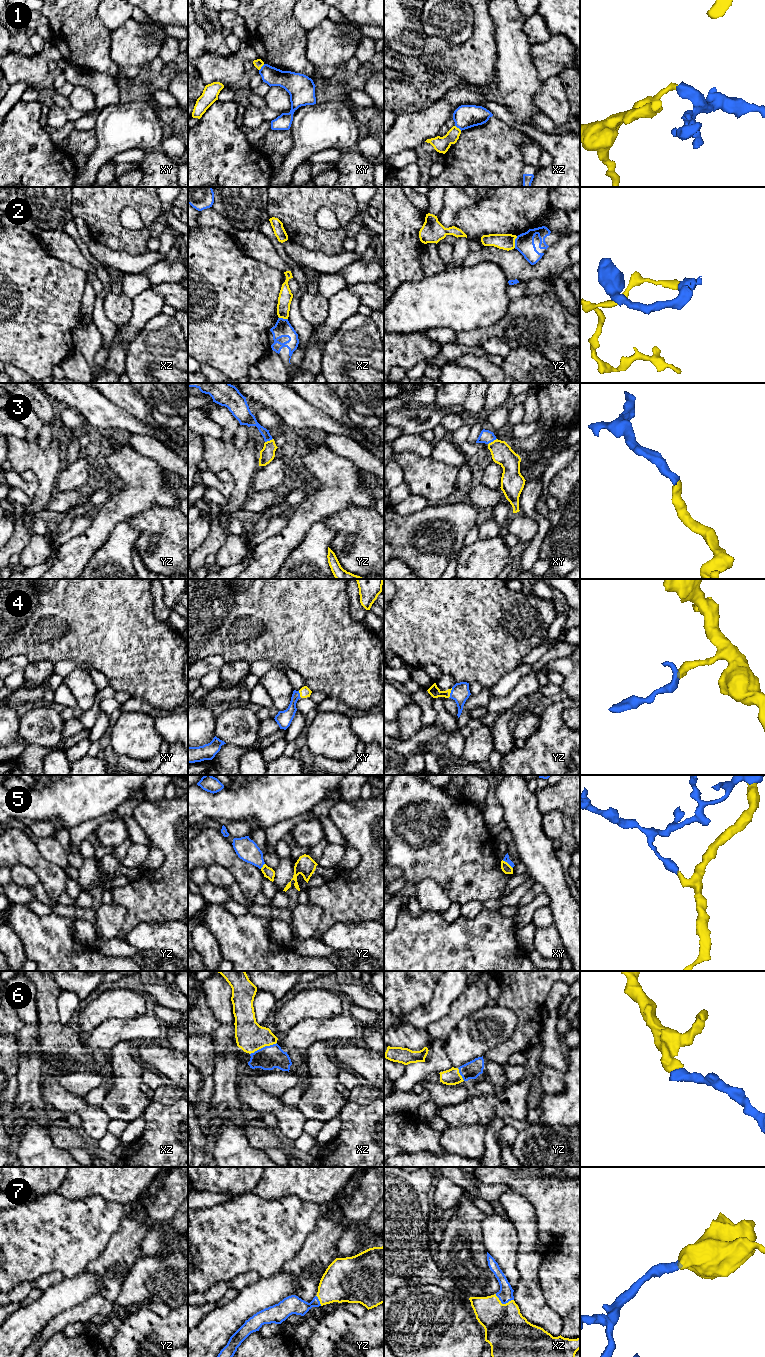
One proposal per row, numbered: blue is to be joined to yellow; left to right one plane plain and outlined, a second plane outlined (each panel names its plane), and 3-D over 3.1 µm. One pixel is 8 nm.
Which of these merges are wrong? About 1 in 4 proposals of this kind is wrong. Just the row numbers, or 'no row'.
1, 5

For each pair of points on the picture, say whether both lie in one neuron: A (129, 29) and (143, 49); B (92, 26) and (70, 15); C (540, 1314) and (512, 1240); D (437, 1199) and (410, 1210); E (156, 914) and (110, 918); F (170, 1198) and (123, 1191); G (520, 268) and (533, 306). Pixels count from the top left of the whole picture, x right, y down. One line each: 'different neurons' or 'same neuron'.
A: same neuron
B: same neuron
C: different neurons
D: different neurons
E: different neurons
F: different neurons
G: different neurons

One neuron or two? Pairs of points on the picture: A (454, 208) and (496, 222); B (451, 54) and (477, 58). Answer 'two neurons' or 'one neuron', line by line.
A: two neurons
B: one neuron

